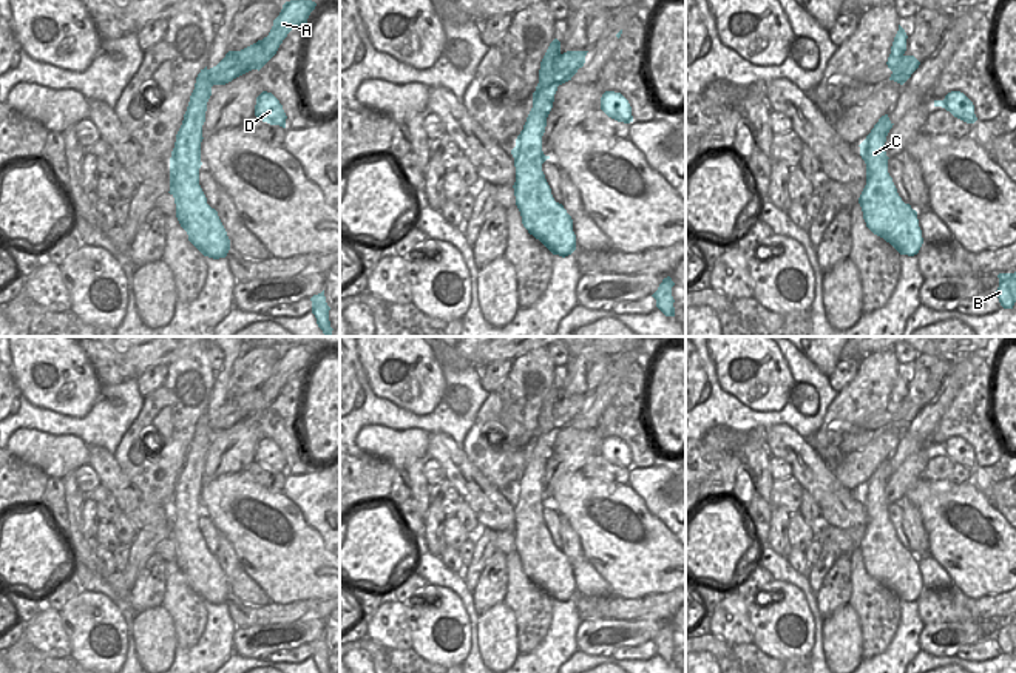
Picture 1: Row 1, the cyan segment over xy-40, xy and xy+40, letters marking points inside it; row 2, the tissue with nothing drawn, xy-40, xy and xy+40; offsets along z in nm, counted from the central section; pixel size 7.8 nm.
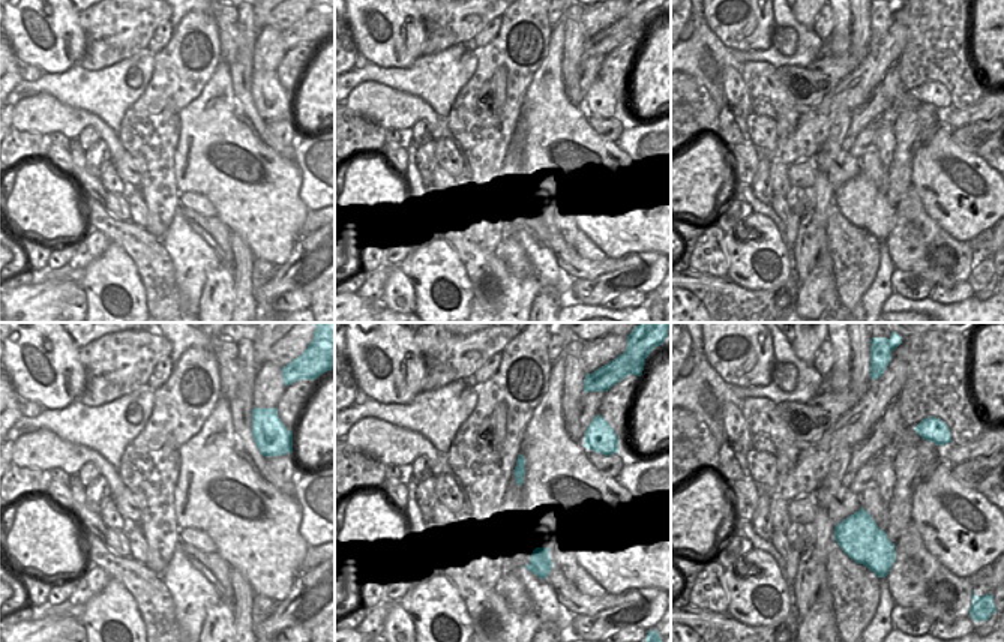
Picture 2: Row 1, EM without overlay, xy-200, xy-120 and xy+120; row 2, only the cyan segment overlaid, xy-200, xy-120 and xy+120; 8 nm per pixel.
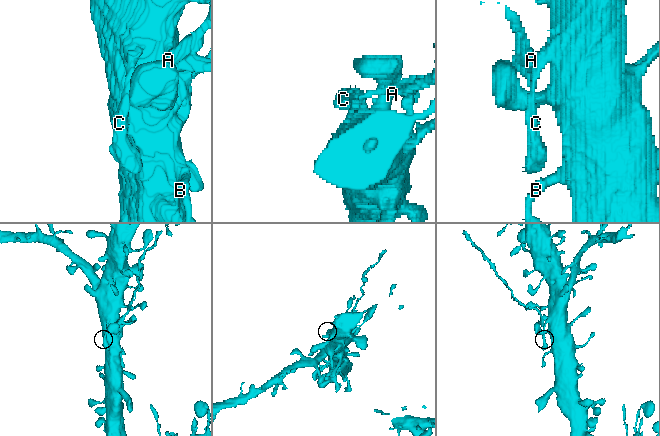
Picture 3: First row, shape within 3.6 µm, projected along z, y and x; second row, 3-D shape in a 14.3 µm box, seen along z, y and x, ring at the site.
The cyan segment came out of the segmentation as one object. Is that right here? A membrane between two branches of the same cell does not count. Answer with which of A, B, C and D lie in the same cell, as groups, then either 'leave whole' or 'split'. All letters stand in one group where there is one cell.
A / B C D | split

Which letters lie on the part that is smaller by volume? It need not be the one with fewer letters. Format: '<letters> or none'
A

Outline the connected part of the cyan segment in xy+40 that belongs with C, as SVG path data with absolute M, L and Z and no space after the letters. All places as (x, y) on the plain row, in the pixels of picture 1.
M882 462L866 485L859 491L866 509L866 531L859 543L866 573L889 588L900 600L919 599L923 583L917 557L905 550L888 519L885 488L892 468Z

